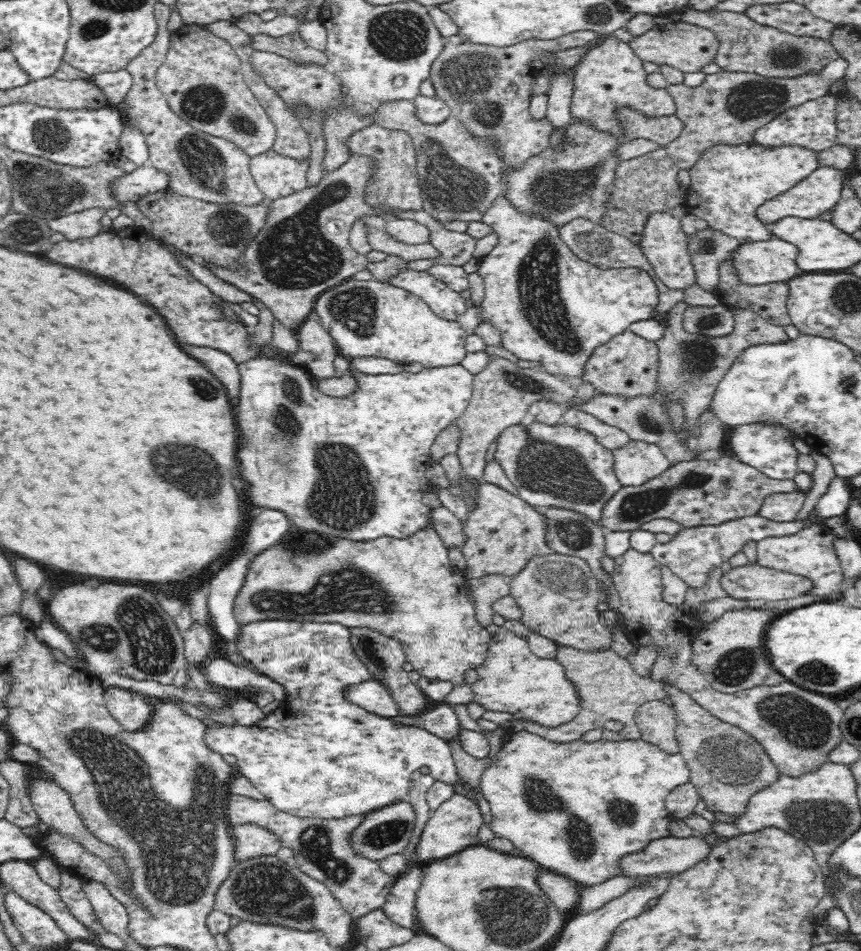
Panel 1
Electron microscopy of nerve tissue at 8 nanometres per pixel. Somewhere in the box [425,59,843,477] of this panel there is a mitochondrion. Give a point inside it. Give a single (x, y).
(538, 276)

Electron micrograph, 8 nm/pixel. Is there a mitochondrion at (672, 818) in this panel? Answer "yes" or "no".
no

